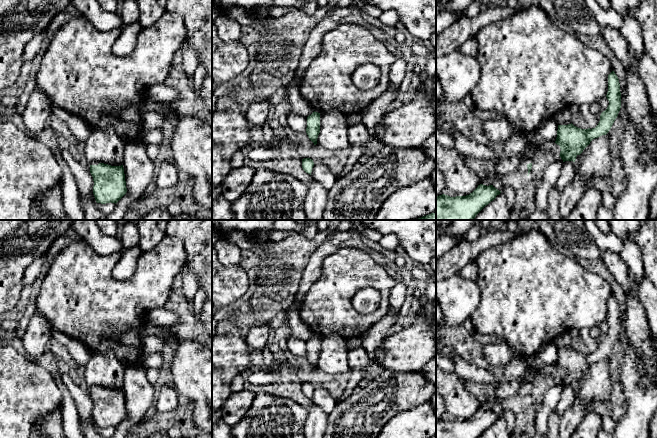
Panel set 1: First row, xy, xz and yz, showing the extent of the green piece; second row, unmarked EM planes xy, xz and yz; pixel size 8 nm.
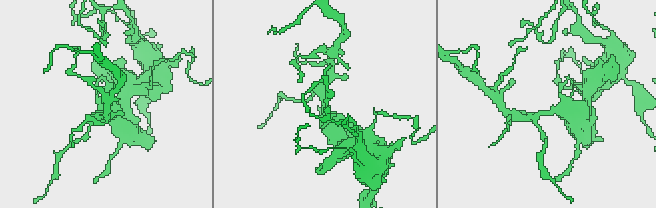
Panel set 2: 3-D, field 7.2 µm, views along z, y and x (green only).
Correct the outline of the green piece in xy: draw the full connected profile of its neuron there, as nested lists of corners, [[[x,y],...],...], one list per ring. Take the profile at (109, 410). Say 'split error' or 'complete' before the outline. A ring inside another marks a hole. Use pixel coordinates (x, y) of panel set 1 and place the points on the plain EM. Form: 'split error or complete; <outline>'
complete; [[[104,387],[90,389],[93,401],[93,418],[97,427],[117,427],[127,416],[123,389]]]

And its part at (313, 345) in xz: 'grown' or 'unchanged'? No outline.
unchanged

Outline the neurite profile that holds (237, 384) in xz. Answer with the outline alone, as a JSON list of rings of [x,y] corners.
[[[237,375],[233,379],[231,386],[230,386],[230,390],[232,393],[244,390],[244,380],[243,380],[242,375]]]

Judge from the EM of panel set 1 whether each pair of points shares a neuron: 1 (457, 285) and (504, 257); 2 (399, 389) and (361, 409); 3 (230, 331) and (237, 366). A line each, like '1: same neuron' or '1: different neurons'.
1: different neurons
2: same neuron
3: same neuron

